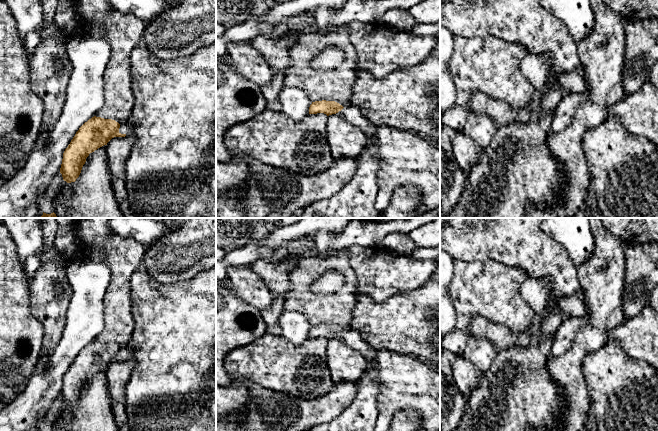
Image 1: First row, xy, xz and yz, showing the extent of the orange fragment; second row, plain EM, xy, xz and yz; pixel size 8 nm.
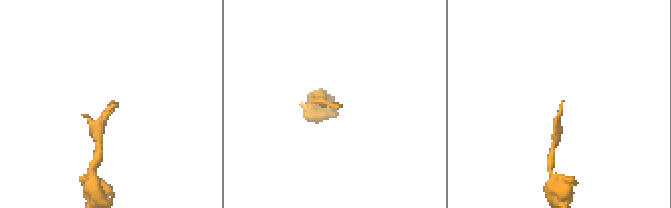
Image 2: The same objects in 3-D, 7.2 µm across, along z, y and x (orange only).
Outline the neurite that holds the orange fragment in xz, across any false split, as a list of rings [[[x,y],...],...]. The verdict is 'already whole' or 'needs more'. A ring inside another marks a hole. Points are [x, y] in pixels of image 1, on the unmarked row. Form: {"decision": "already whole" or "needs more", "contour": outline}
{"decision": "needs more", "contour": [[[315,325],[309,331],[309,338],[317,337],[327,340],[338,337],[341,342],[365,357],[367,370],[357,381],[357,394],[351,405],[331,422],[315,425],[307,431],[375,431],[379,390],[378,374],[375,370],[376,350],[352,328],[343,331],[335,325]]]}

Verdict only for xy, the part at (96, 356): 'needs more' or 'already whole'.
needs more

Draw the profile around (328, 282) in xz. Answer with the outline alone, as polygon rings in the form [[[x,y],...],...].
[[[326,271],[315,278],[310,290],[315,294],[332,294],[342,289],[345,276],[338,271]]]

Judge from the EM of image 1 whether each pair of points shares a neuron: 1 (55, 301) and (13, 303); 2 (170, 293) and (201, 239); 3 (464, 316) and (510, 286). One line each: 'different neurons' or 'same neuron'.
1: different neurons
2: different neurons
3: same neuron

